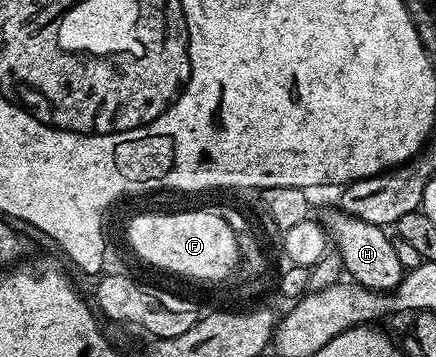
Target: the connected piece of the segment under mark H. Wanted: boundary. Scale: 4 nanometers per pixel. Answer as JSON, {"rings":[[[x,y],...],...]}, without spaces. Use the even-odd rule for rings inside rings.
{"rings":[[[334,210],[325,219],[325,231],[329,237],[330,243],[333,245],[334,251],[339,255],[343,262],[343,271],[354,283],[372,288],[378,292],[390,292],[392,288],[397,287],[403,281],[403,273],[405,269],[401,266],[401,262],[397,258],[397,250],[395,249],[395,240],[390,235],[386,236],[384,229],[378,224],[370,224],[361,218],[351,216],[348,212],[342,210]]]}

